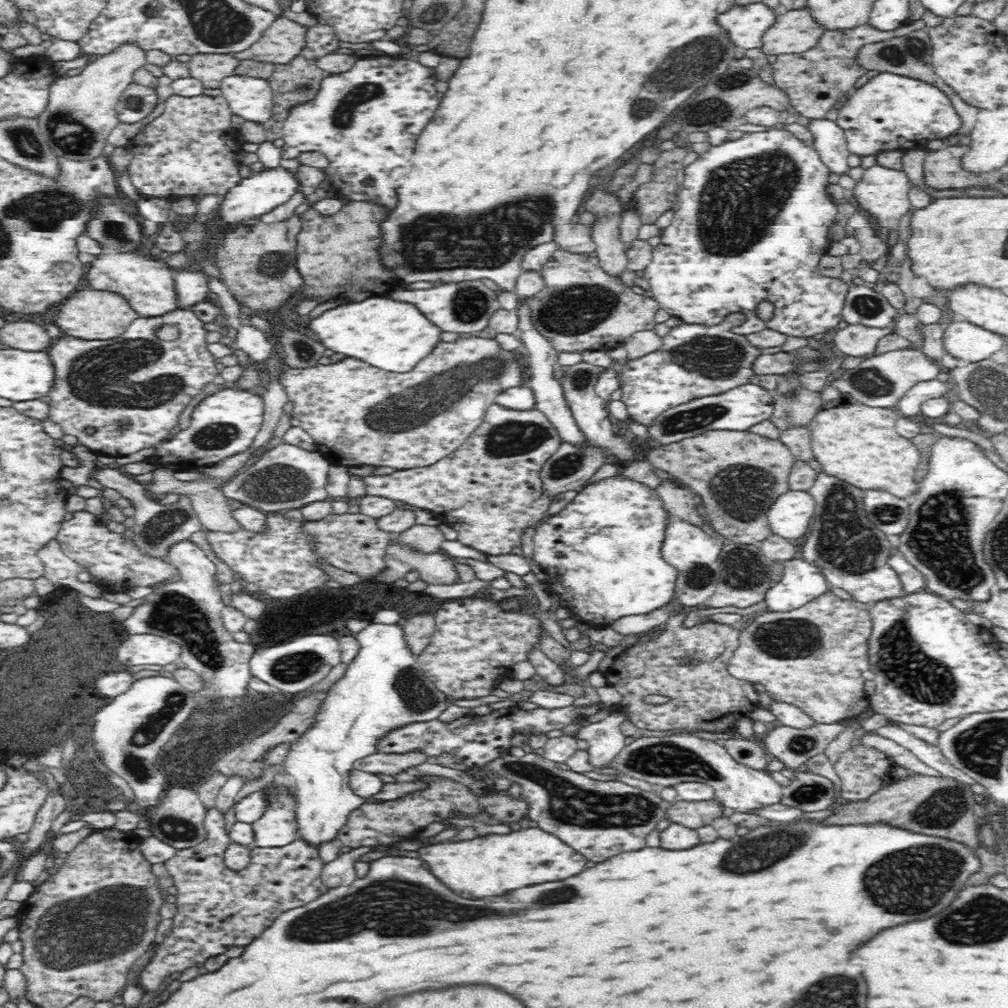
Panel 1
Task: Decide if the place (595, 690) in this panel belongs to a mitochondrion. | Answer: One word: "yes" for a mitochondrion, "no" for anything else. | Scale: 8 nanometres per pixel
no

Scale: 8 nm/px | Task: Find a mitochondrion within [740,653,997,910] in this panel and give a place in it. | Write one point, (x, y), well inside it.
(945, 805)

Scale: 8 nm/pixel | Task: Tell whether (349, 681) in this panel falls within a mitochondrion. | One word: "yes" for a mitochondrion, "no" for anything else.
no

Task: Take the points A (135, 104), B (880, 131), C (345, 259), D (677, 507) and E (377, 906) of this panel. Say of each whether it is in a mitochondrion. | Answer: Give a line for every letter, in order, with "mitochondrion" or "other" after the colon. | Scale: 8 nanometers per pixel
A: mitochondrion
B: other
C: other
D: other
E: mitochondrion

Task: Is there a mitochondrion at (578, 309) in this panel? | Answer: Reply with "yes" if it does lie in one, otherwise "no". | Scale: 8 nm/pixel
yes

